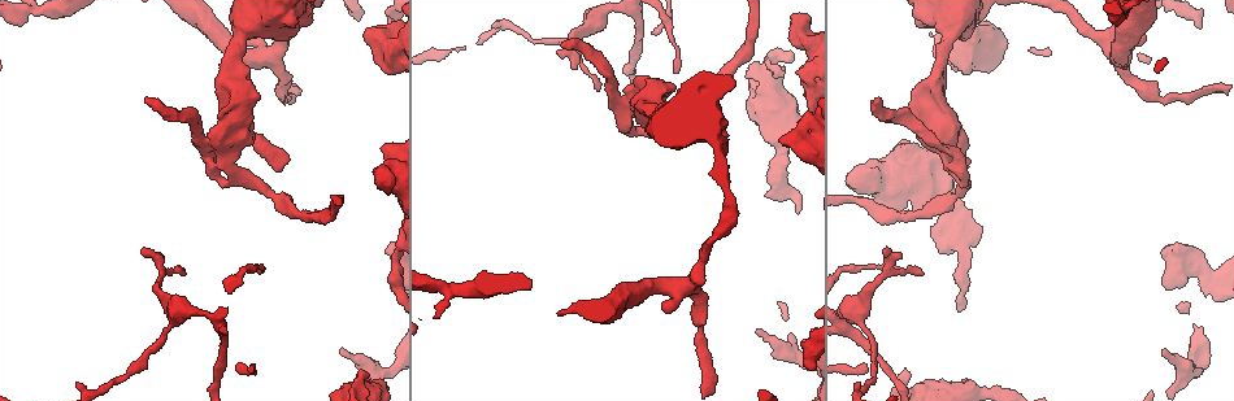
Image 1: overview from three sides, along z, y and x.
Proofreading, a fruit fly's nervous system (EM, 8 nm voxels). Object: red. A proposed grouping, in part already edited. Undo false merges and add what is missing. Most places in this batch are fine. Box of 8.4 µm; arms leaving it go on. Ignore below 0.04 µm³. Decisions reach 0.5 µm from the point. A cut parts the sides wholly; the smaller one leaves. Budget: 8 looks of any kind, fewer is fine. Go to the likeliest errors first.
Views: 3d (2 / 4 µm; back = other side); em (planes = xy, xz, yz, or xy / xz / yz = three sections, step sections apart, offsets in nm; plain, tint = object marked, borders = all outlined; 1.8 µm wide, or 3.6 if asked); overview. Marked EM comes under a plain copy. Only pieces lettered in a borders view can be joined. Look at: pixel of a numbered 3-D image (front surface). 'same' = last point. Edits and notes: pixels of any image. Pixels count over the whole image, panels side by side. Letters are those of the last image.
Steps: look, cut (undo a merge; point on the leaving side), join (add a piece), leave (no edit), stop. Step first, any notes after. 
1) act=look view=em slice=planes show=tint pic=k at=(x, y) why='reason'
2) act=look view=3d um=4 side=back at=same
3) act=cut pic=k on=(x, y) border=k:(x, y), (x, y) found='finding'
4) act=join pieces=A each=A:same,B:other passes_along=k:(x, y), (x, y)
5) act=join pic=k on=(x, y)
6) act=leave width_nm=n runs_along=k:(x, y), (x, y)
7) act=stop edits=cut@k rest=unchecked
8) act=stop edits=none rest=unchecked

act=look view=em um=3.6 slice=xz step=8 show=tint pic=1 at=(714, 133) why='sudden change in width'

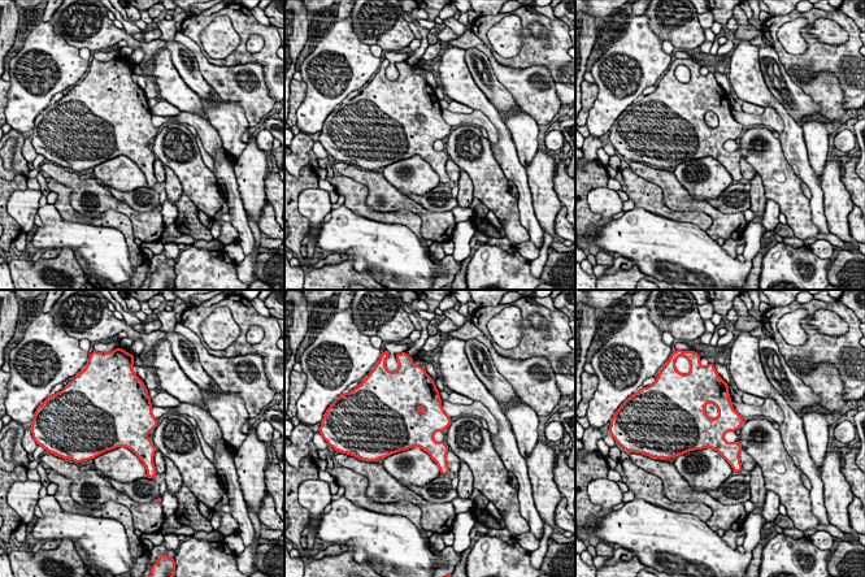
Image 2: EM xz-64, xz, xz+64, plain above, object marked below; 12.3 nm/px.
act=look view=em um=3.6 slice=planes show=borders at=same

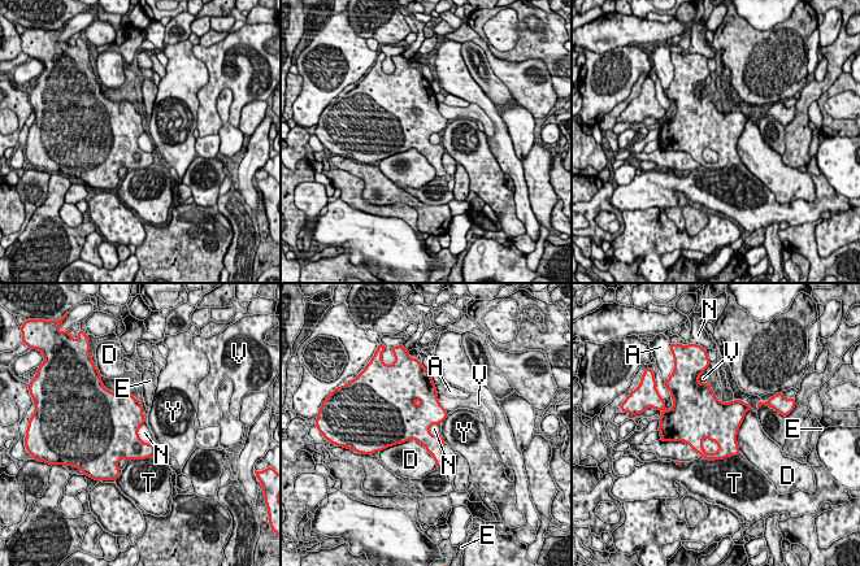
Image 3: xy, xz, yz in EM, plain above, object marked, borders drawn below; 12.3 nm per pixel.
act=leave width_nm=380 each=A:other,D:other,E:other,N:other,T:other,V:other,Y:other border=3:(144, 421), (138, 436), (153, 444) found='continuous, no second neuron'

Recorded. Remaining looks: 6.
act=look view=3d um=4 side=back pic=1 at=(228, 139) why='sudden change in width'

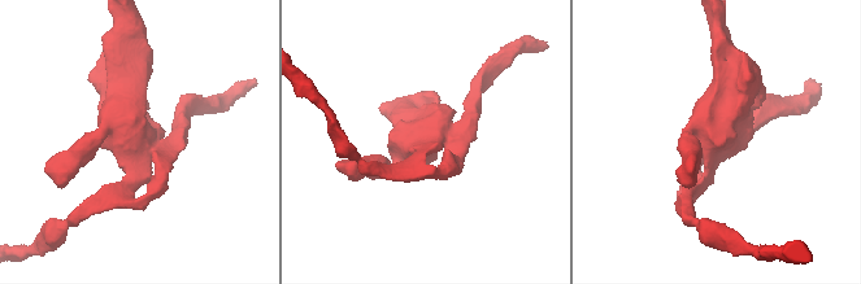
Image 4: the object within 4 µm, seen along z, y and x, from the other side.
act=look view=em um=3.6 slice=planes show=borders pic=4 at=(132, 145) why='need the tissue'

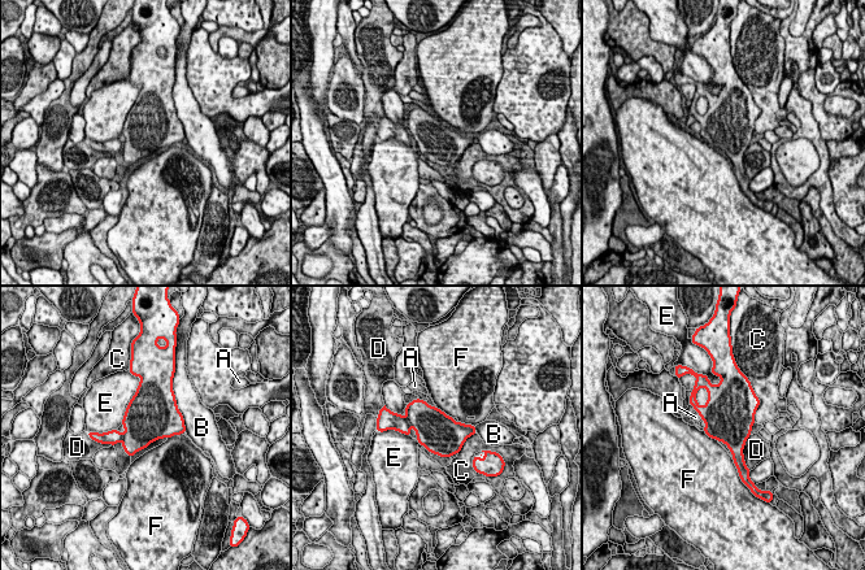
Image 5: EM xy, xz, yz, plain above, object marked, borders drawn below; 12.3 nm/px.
act=leave each=A:other,B:other,C:other,D:other,E:other,F:other border=5:(731, 457), (739, 474) found='one neuron here'

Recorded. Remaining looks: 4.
act=look view=em um=3.6 slice=planes show=borders pic=1 at=(970, 64)

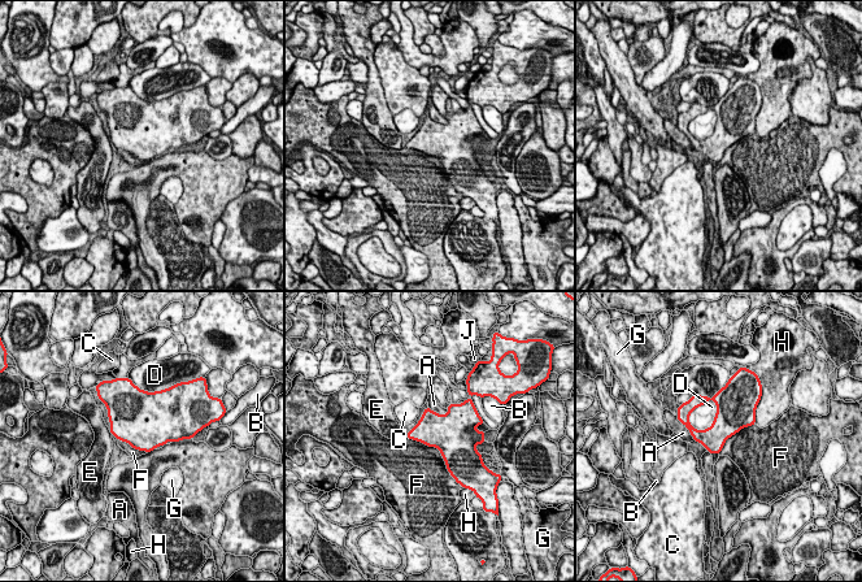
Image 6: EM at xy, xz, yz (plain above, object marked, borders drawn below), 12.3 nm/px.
act=leave each=A:other,B:other,C:other,D:other,E:other,F:other,G:other,H:other,J:other border=6:(406, 437), (436, 447), (452, 476) found='no lettered piece goes on from it'

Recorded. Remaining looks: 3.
act=stop edits=none rest=unchecked

